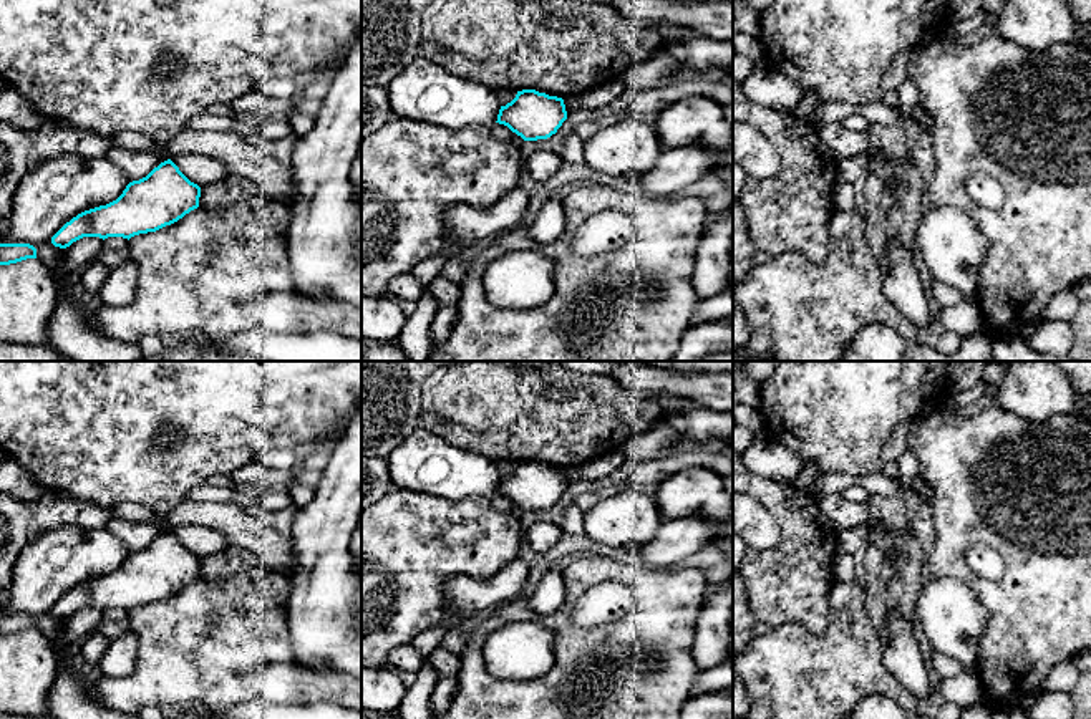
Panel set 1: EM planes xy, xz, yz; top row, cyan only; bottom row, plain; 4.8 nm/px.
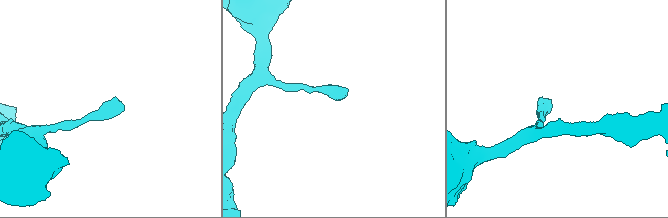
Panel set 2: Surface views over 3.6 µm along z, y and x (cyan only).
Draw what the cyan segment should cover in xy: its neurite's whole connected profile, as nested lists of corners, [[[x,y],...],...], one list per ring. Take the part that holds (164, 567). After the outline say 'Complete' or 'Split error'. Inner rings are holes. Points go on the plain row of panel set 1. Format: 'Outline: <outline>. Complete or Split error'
Outline: [[[167,530],[146,548],[129,553],[116,572],[73,588],[51,608],[51,615],[66,620],[83,608],[129,611],[156,603],[197,580],[199,568],[201,558]]]. Complete

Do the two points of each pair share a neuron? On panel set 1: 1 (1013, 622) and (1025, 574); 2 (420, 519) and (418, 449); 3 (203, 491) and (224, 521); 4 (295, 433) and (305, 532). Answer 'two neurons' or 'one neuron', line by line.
1: one neuron
2: two neurons
3: two neurons
4: two neurons

